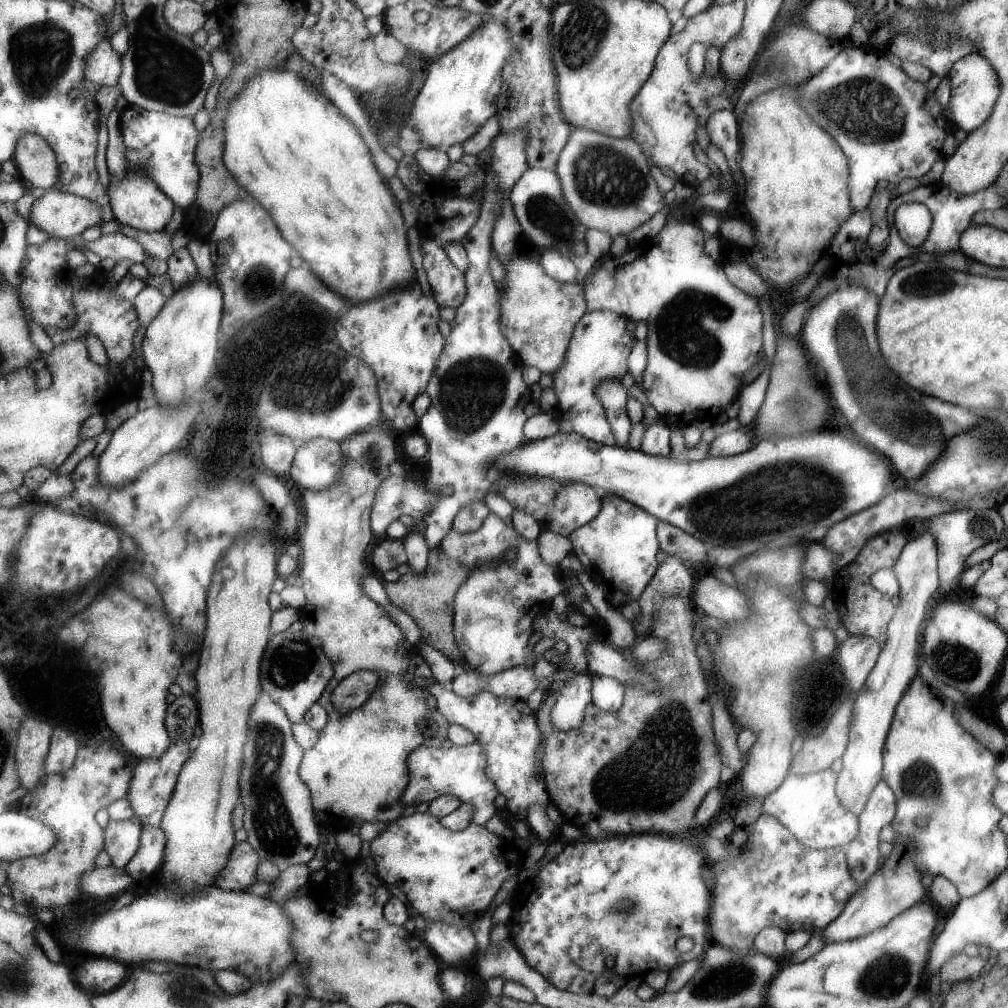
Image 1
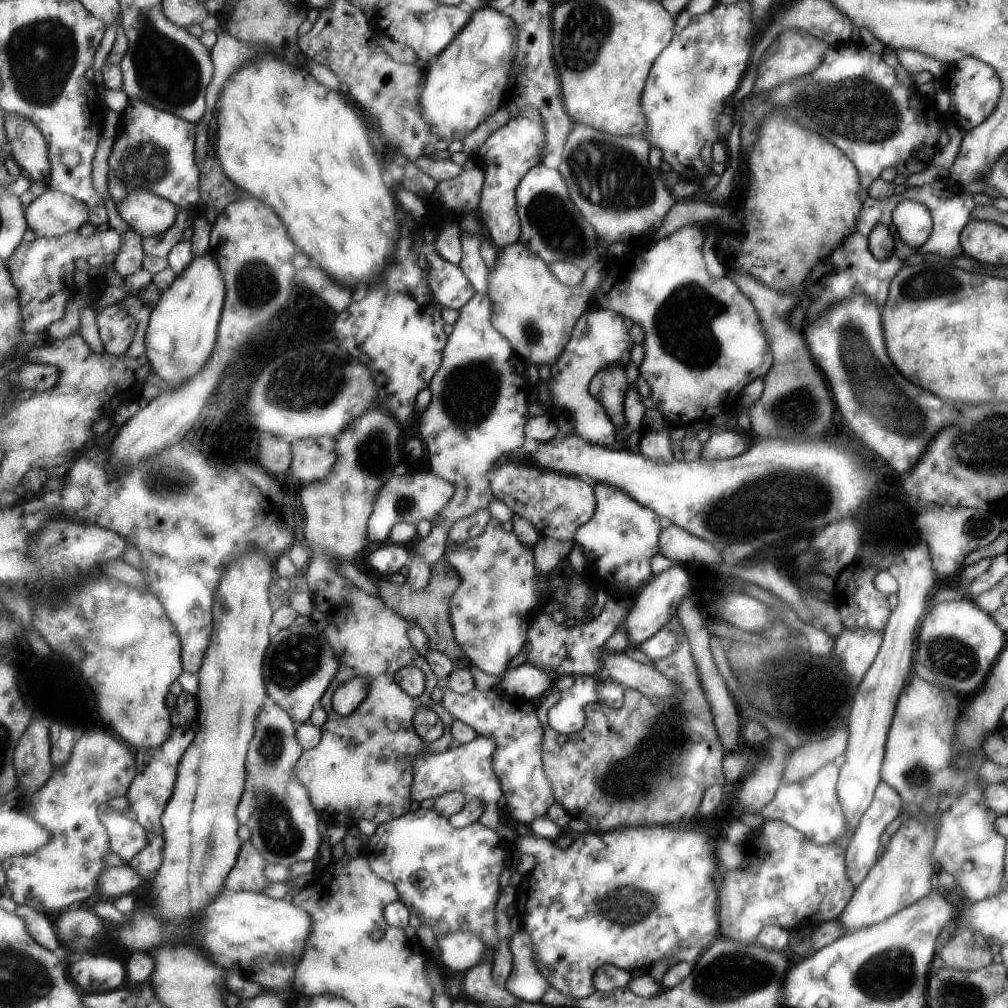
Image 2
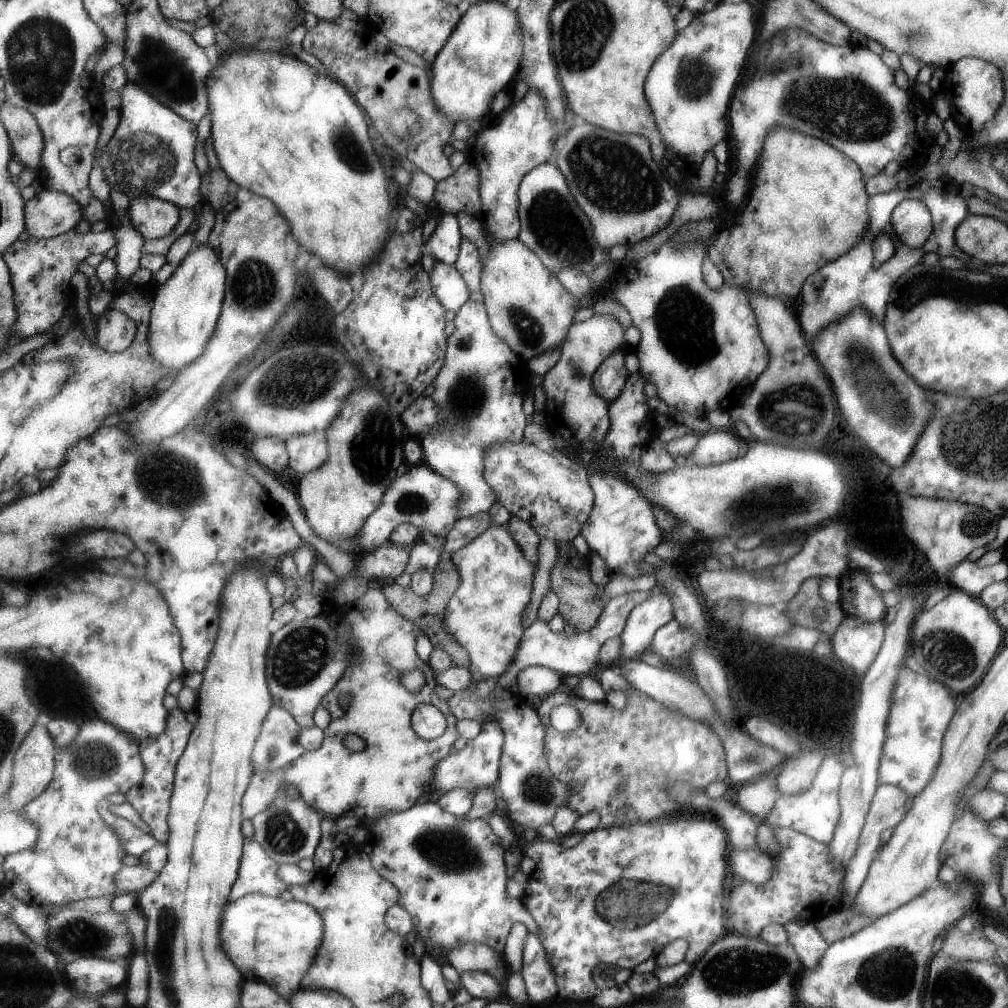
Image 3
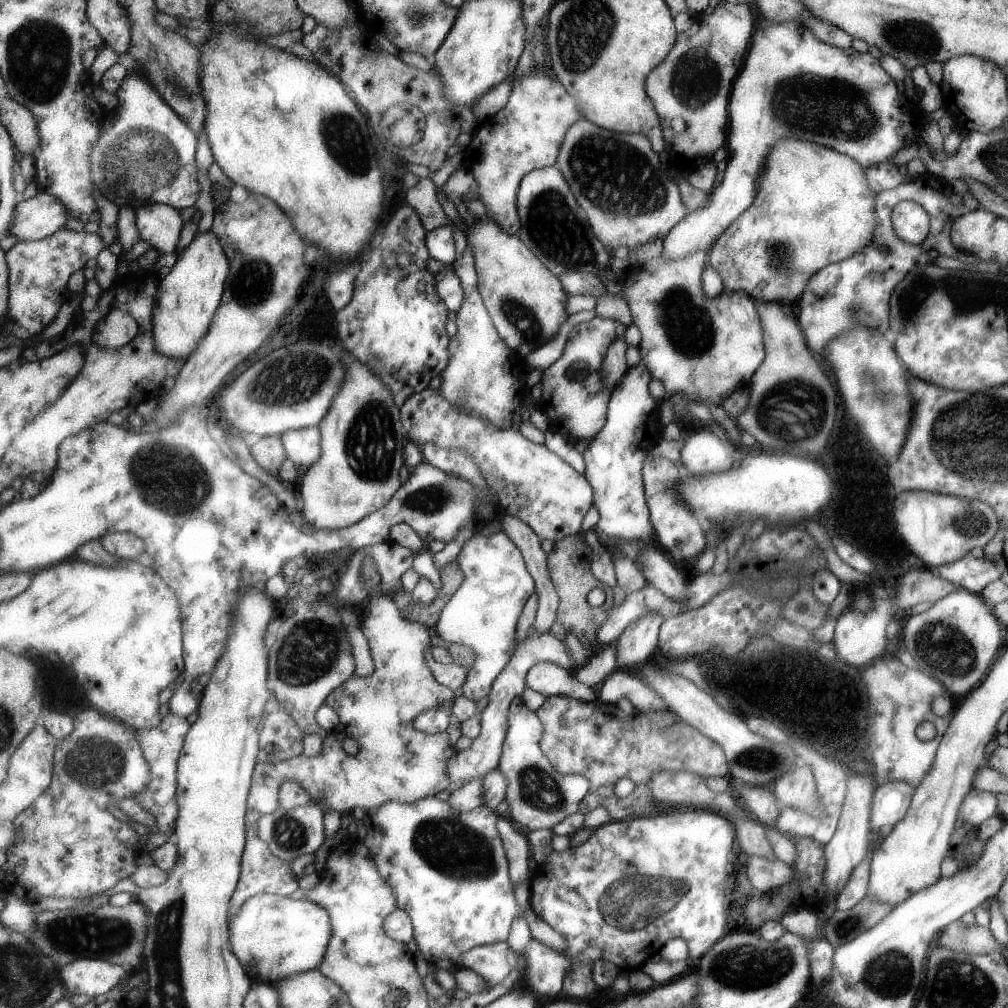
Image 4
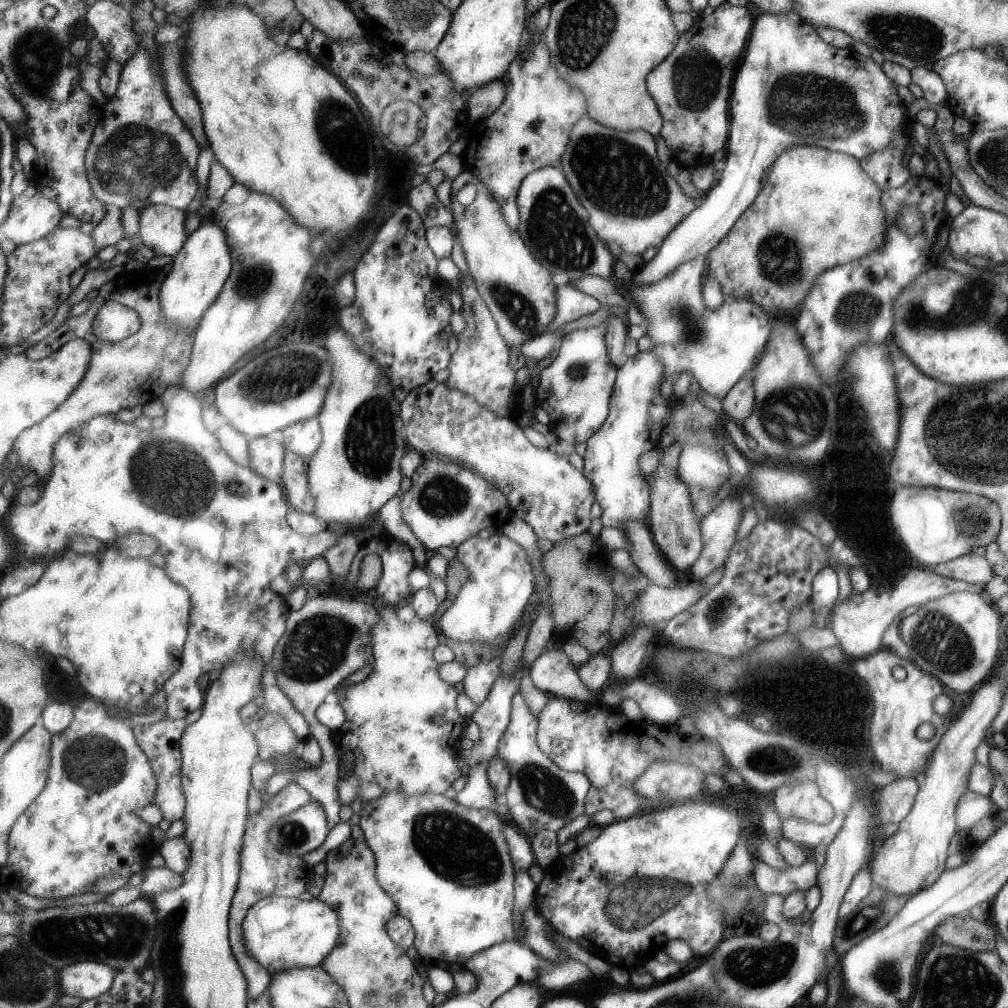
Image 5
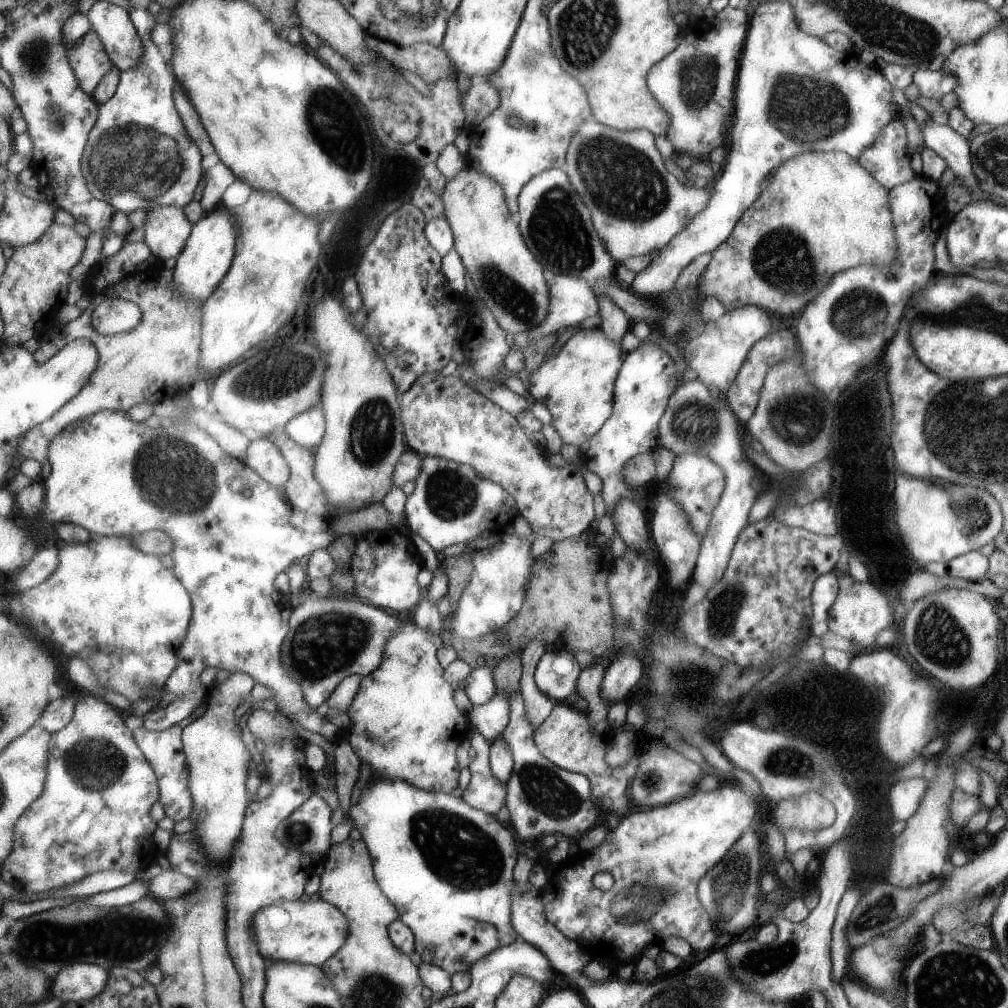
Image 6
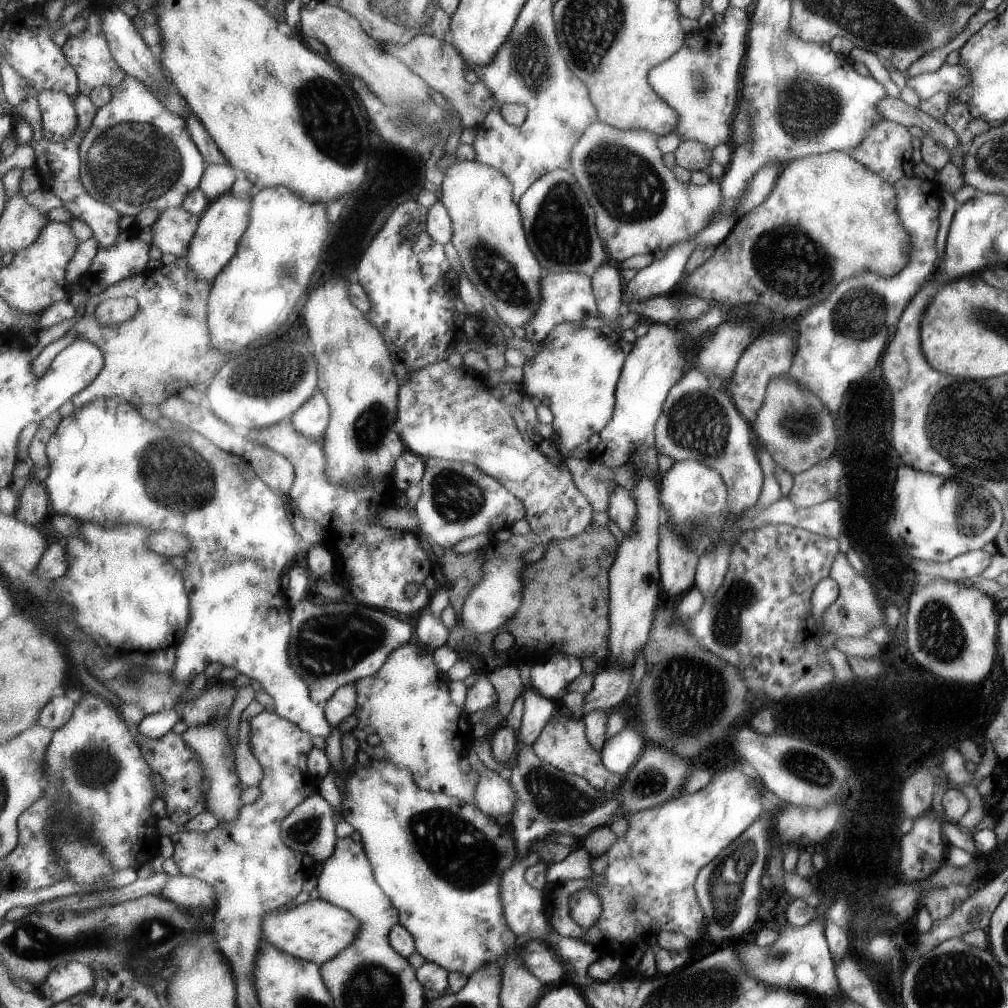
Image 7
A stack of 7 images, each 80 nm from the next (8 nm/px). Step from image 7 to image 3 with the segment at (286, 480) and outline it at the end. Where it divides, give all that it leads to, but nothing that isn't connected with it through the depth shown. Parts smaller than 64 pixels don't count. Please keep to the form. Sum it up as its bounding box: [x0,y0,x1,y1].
[253,437,290,476]

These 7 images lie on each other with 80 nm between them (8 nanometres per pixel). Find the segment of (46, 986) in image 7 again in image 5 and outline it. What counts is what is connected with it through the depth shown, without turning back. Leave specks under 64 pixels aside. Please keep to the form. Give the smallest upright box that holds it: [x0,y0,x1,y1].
[59,961,118,1000]

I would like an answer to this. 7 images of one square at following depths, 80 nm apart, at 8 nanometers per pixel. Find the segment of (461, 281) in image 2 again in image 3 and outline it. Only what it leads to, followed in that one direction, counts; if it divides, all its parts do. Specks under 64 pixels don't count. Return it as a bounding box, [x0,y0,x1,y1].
[432,263,472,313]

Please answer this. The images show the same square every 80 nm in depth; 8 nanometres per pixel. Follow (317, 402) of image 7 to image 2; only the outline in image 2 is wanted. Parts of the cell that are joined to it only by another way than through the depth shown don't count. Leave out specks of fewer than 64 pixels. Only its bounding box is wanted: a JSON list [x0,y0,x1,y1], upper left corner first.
[290,435,338,484]

